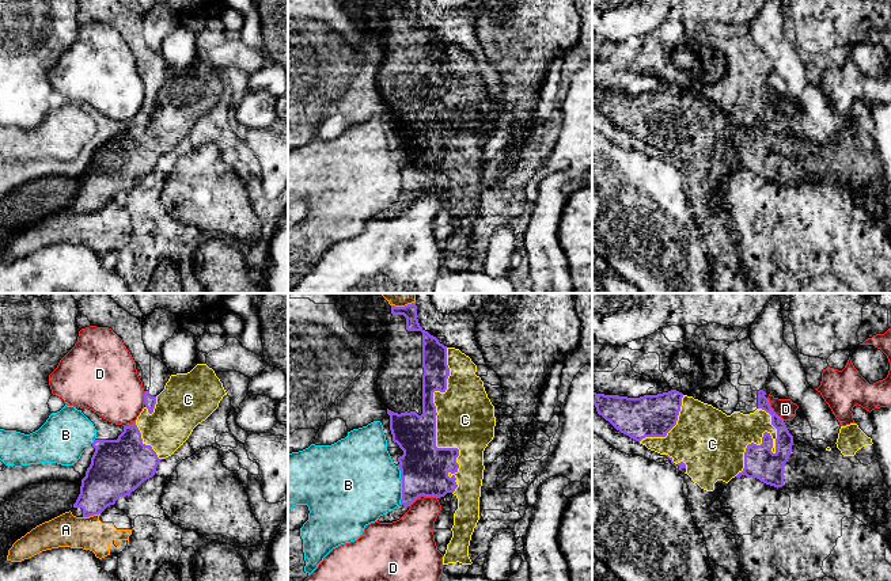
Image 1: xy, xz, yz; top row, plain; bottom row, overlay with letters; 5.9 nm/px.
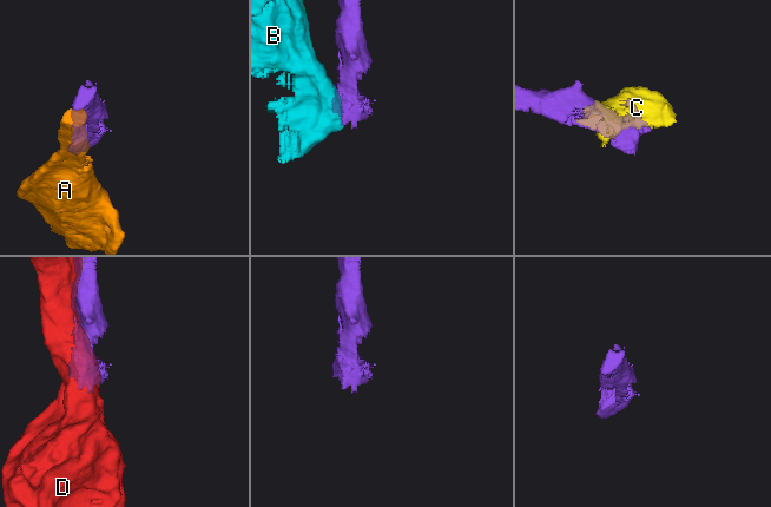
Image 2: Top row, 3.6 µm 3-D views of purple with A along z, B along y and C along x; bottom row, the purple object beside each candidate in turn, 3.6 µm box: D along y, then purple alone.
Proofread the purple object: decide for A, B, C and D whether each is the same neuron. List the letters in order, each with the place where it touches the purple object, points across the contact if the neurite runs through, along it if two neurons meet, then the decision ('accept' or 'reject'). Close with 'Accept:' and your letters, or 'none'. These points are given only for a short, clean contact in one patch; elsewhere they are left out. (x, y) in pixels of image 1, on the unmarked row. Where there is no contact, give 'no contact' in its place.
A: contact xy (91, 211); reject
B: contact xz (402, 181); border xz (397, 162), (401, 170), (401, 200); reject
C: contact xz (435, 121); accept
D: contact xz (423, 190); reject
Accept: C

